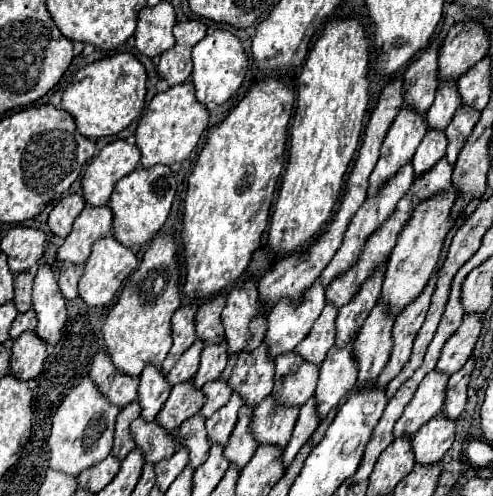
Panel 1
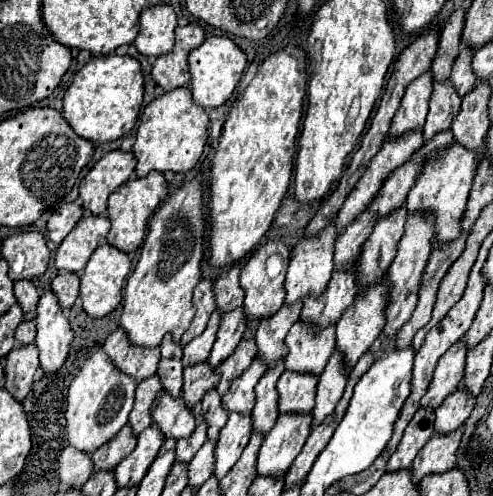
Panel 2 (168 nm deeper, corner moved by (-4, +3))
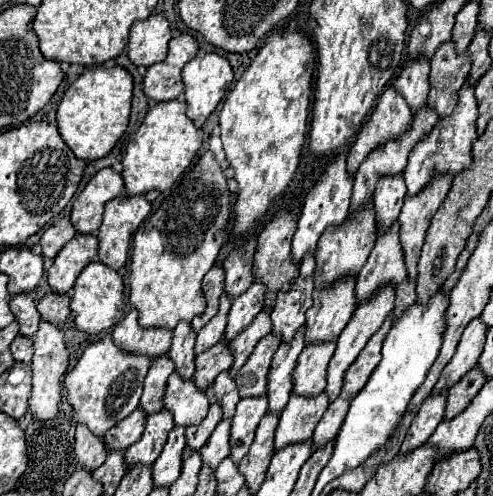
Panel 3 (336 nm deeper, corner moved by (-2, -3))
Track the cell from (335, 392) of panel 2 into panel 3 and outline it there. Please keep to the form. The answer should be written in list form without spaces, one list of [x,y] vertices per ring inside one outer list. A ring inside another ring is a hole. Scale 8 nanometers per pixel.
[[[389,283],[387,287],[381,287],[375,295],[367,297],[367,299],[359,305],[359,309],[355,309],[355,313],[351,315],[347,327],[341,331],[341,335],[339,335],[339,339],[337,339],[337,349],[335,349],[335,355],[333,355],[333,359],[331,359],[331,363],[329,363],[329,369],[327,369],[327,389],[325,389],[325,393],[329,395],[331,401],[333,401],[333,399],[339,395],[339,391],[341,391],[345,371],[347,371],[349,365],[357,359],[357,355],[359,355],[361,349],[367,345],[367,341],[371,339],[371,335],[381,327],[383,319],[385,319],[387,313],[393,309],[393,303],[395,303],[395,287]]]

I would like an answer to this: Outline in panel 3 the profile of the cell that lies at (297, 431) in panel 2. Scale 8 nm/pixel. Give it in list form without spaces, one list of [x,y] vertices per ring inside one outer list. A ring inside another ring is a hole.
[[[325,391],[315,397],[303,397],[293,393],[287,407],[281,411],[281,419],[275,435],[275,449],[279,451],[285,445],[311,439],[315,425],[327,411],[327,405],[329,405],[329,397]]]

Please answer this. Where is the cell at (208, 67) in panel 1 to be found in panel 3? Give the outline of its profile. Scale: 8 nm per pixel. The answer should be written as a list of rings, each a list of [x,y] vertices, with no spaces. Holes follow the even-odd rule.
[[[217,53],[191,59],[183,67],[183,85],[187,101],[187,117],[193,121],[207,119],[233,83],[229,61]]]

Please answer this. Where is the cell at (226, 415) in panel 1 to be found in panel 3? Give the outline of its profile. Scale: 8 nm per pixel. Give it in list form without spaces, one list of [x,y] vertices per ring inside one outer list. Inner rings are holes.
[[[275,333],[265,335],[257,343],[257,347],[251,353],[251,357],[247,359],[247,363],[235,375],[241,397],[255,397],[255,395],[267,393],[267,373],[269,373],[271,359],[273,359],[273,353],[277,351],[279,343],[281,343],[281,339]]]

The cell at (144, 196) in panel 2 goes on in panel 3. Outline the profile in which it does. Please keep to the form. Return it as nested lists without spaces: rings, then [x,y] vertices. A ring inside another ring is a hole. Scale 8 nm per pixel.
[[[119,195],[115,199],[111,199],[105,205],[103,211],[103,223],[99,227],[99,261],[115,271],[119,271],[129,257],[129,247],[131,247],[131,235],[137,231],[137,227],[149,217],[151,213],[151,203],[143,197],[127,197],[127,195]]]

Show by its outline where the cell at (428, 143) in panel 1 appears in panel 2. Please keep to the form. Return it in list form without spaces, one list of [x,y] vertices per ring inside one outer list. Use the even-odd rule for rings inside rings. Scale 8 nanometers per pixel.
[[[449,81],[433,83],[433,93],[429,101],[429,115],[423,129],[423,141],[429,143],[437,133],[447,131],[451,127],[453,117],[457,115],[457,109],[461,105],[459,95],[449,85]]]

